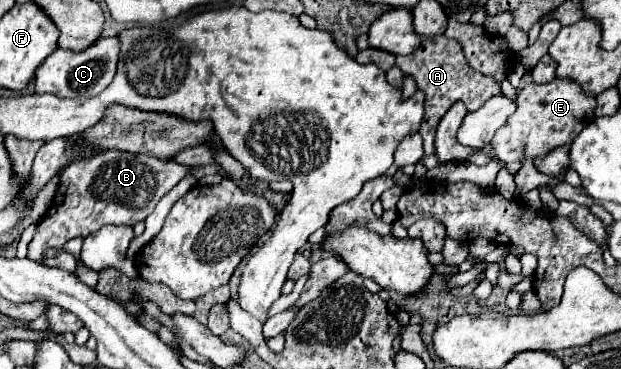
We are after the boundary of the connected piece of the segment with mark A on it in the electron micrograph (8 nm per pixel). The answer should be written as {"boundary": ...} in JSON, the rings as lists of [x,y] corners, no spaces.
{"boundary":[[[447,36],[421,40],[421,46],[413,54],[397,58],[397,66],[401,68],[403,76],[411,76],[417,82],[417,88],[425,94],[425,116],[419,128],[419,134],[423,136],[424,155],[433,155],[433,136],[435,136],[437,124],[443,118],[443,114],[451,108],[451,104],[461,100],[465,108],[471,112],[483,106],[485,100],[489,100],[491,96],[501,94],[501,86],[495,84],[491,76],[483,76],[481,72],[475,72],[467,64],[461,44],[455,40],[449,40]]]}

